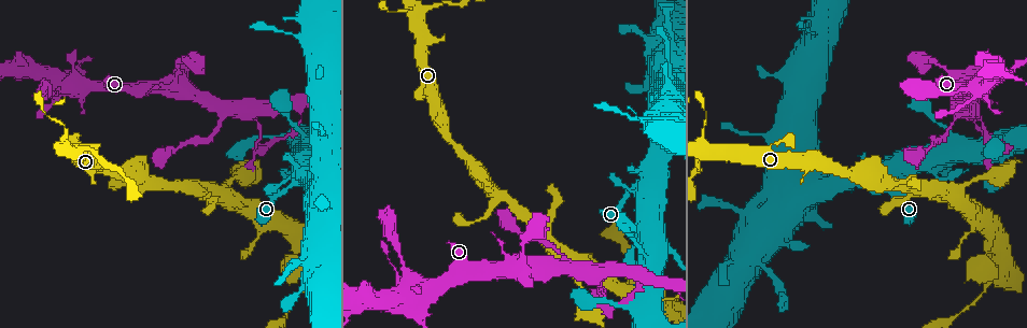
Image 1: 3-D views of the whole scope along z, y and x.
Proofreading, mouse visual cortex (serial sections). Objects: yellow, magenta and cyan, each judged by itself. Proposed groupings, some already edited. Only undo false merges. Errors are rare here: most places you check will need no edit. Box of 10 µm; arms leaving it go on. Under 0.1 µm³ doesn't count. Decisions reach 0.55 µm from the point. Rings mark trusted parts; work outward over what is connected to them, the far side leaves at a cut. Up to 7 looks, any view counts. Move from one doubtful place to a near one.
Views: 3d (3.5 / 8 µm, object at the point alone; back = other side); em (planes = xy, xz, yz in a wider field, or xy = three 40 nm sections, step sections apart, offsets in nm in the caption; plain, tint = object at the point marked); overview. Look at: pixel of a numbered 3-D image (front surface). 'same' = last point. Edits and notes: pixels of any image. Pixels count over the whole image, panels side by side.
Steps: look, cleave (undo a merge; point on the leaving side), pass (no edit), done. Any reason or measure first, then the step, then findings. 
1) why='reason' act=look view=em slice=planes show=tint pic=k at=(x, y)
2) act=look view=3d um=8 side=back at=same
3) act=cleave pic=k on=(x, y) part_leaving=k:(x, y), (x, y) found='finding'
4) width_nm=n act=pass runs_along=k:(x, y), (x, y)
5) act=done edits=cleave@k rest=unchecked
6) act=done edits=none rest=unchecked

why='branch point' act=look view=3d um=3.5 pic=1 at=(566, 270)

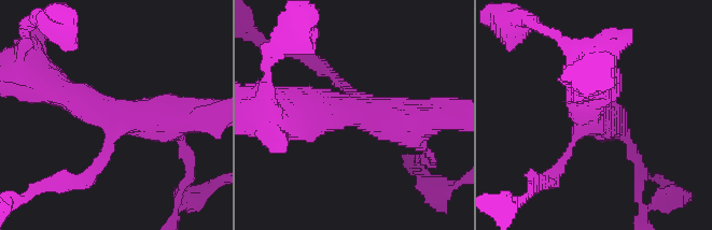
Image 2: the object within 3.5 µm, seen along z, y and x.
arms=3 arm_widths_nm=150,450,600 act=look view=em slice=xy step=5 show=tint pic=2 at=(107, 115)

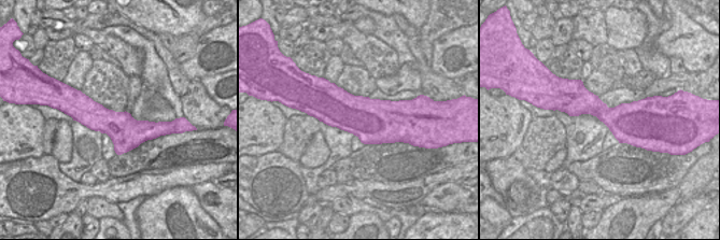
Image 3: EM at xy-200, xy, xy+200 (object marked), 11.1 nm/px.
why='cut it another way' act=look view=em slice=xy step=1 show=tint at=same

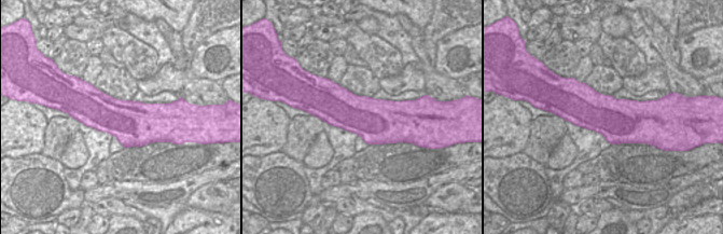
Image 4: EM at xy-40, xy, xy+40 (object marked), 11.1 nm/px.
act=pass runs_along=2:(45, 84), (95, 111), (178, 117) found='continuous, no second cell'

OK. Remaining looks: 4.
why='abrupt turn' act=look view=3d um=8 pic=1 at=(180, 65)

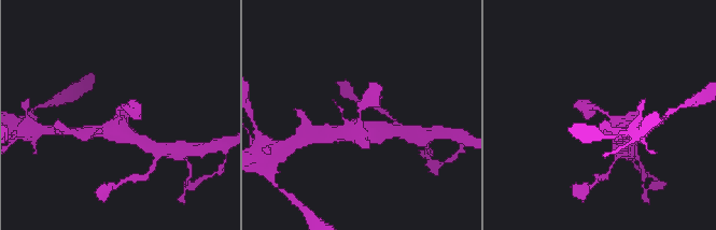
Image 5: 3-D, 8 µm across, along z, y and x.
act=look view=3d um=3.5 at=same

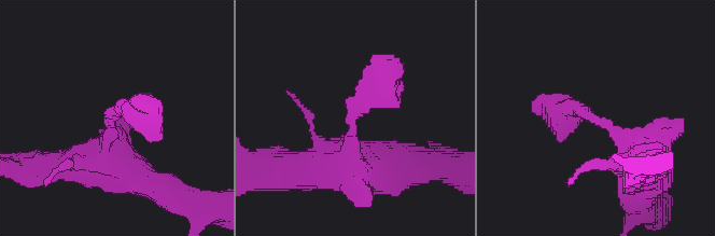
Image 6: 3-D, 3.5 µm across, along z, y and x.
arm_widths_nm=350,350 act=look view=em slice=xy step=1 show=tint pic=6 at=(353, 113)

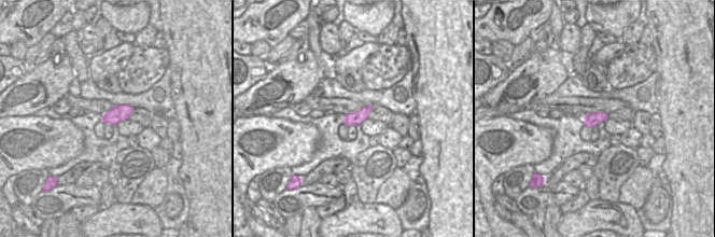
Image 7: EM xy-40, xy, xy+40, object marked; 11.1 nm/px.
act=pass runs_along=6:(346, 168), (352, 113), (402, 85) found='all the same cell'

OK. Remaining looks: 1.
act=done edits=none rest=unchecked

